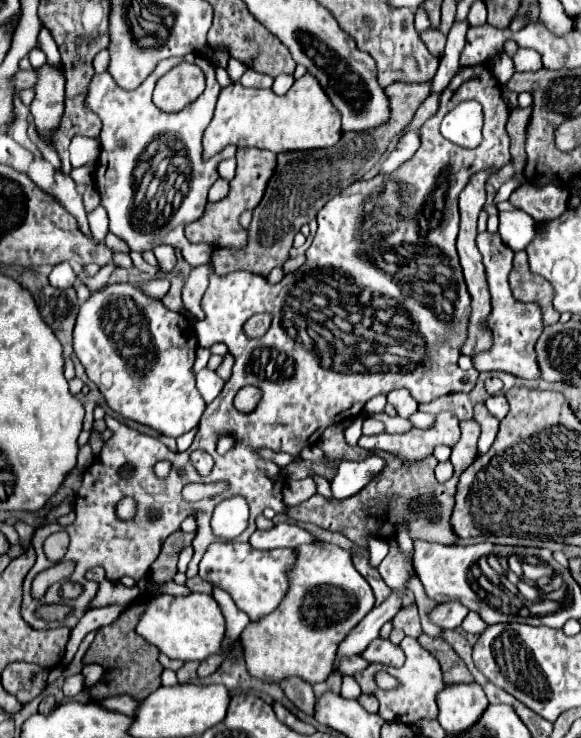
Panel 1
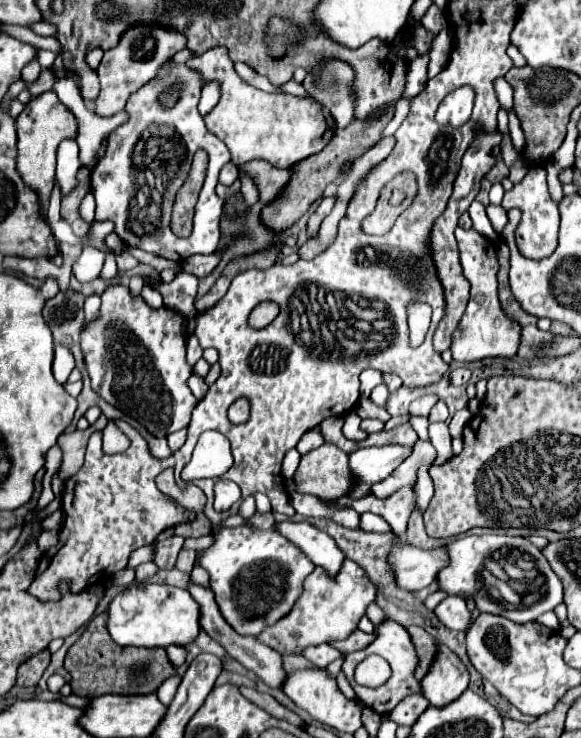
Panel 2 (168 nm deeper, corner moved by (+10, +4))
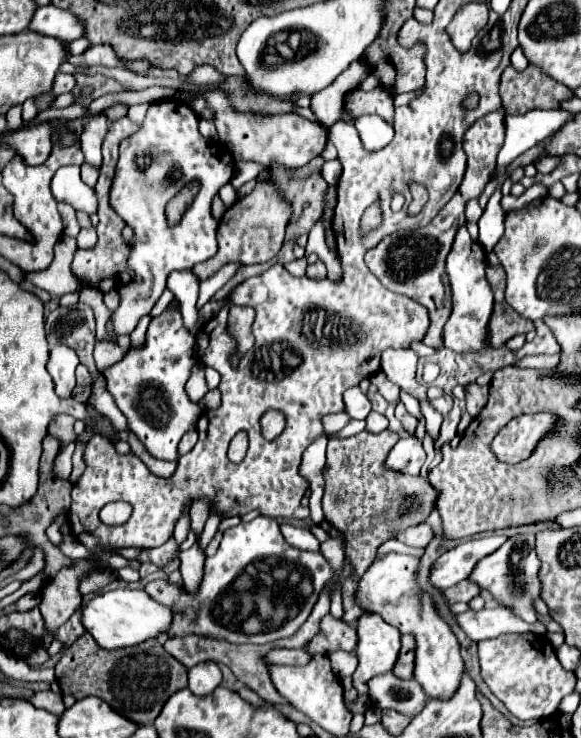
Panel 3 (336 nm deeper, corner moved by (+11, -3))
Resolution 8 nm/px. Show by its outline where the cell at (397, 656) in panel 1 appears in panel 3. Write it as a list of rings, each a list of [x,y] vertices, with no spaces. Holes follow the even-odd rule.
[[[325,615],[321,619],[321,631],[309,641],[307,649],[319,655],[331,655],[335,651],[353,653],[357,647],[357,631],[345,621]]]

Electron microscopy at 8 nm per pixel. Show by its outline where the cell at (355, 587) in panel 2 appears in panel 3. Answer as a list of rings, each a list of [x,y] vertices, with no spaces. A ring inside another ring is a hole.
[[[389,553],[385,555],[381,561],[375,561],[365,575],[359,579],[357,591],[355,591],[355,603],[359,603],[363,607],[363,611],[369,613],[379,613],[387,623],[395,625],[401,633],[411,633],[415,635],[417,641],[417,659],[415,659],[415,679],[419,681],[419,685],[423,687],[425,695],[431,699],[451,699],[457,691],[457,687],[461,685],[461,675],[463,675],[463,659],[459,653],[459,643],[457,637],[451,633],[449,625],[437,617],[437,611],[431,603],[431,599],[427,595],[423,595],[415,583],[415,571],[417,571],[419,559],[411,557],[411,555],[397,555],[397,553]]]

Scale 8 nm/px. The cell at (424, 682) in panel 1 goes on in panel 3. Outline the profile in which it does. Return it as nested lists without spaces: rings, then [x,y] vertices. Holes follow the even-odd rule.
[[[365,613],[357,623],[357,635],[359,665],[353,673],[353,687],[359,695],[369,697],[367,681],[375,675],[393,671],[401,649],[401,633],[397,627],[387,625],[377,613]]]

